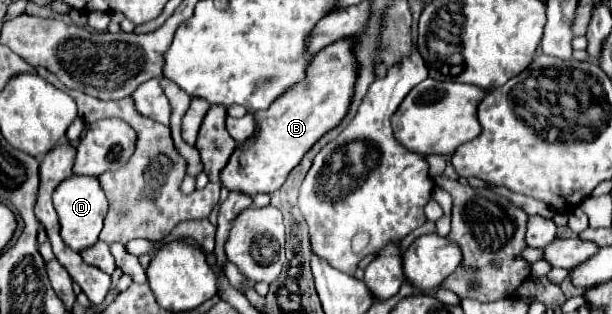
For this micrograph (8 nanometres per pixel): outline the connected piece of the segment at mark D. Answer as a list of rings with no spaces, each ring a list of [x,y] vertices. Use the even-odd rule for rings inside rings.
[[[70,176],[58,184],[54,190],[54,208],[60,218],[60,236],[68,248],[74,252],[82,252],[98,242],[98,234],[102,230],[102,220],[108,214],[108,198],[100,188],[98,178],[94,176]]]

